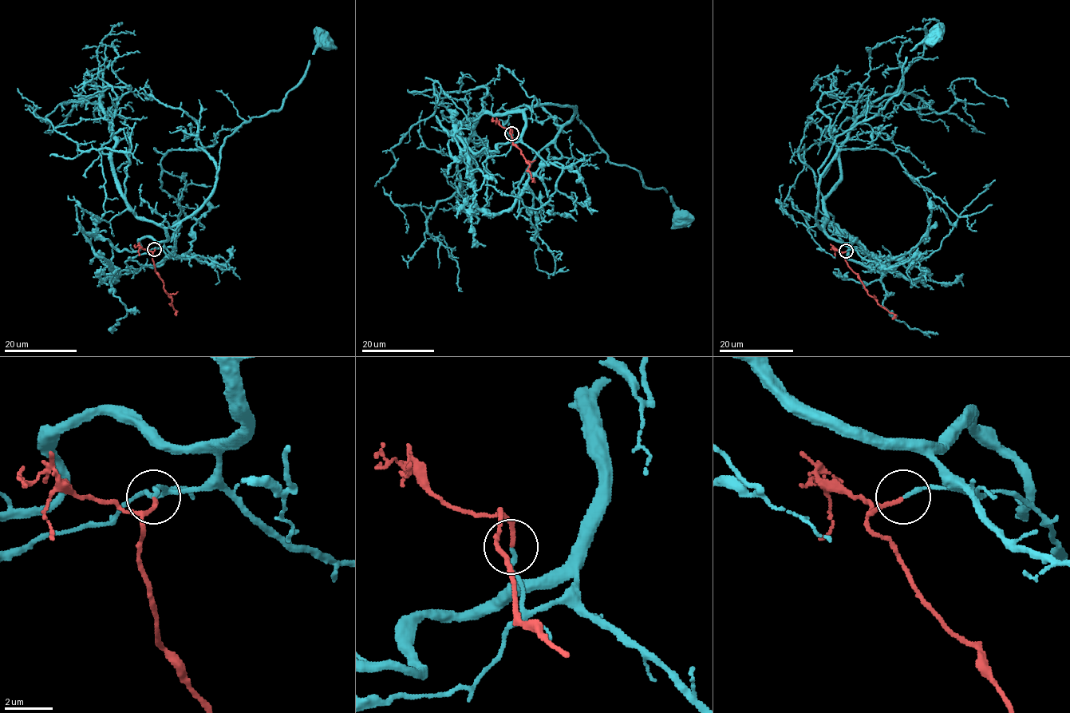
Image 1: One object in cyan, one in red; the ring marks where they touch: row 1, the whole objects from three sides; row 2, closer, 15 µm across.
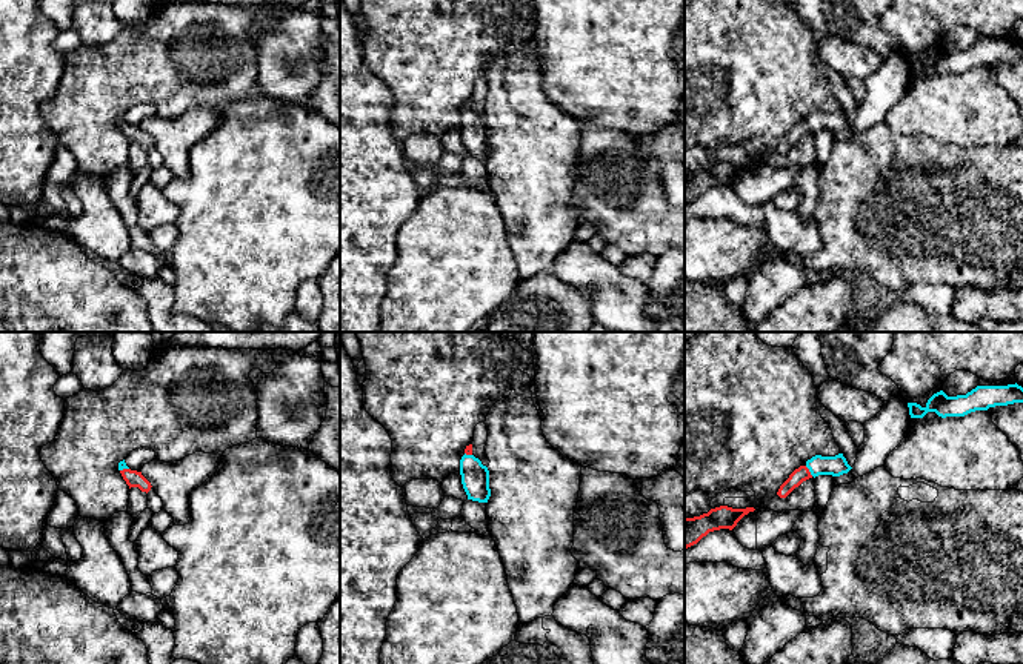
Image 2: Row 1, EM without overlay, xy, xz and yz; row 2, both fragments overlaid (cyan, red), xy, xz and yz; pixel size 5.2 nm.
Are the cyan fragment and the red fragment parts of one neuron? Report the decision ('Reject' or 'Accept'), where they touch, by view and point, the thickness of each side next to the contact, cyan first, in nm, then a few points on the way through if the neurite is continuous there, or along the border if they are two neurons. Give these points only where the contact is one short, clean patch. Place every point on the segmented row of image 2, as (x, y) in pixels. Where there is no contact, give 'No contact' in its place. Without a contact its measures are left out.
Accept. Touches cyan at yz (809, 471). Thickness 110 nm (cyan) against 80 nm. Path across: yz (836, 466), (816, 466), (809, 471), (802, 474)

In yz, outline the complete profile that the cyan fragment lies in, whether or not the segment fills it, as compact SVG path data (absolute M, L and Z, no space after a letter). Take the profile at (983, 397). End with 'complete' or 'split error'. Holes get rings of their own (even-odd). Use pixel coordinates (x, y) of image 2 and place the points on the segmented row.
M977 386L966 395L948 397L943 390L934 393L925 407L917 403L908 403L911 418L923 418L928 412L938 417L965 417L975 410L988 410L995 406L1023 403L1023 387L1008 386Z | complete

